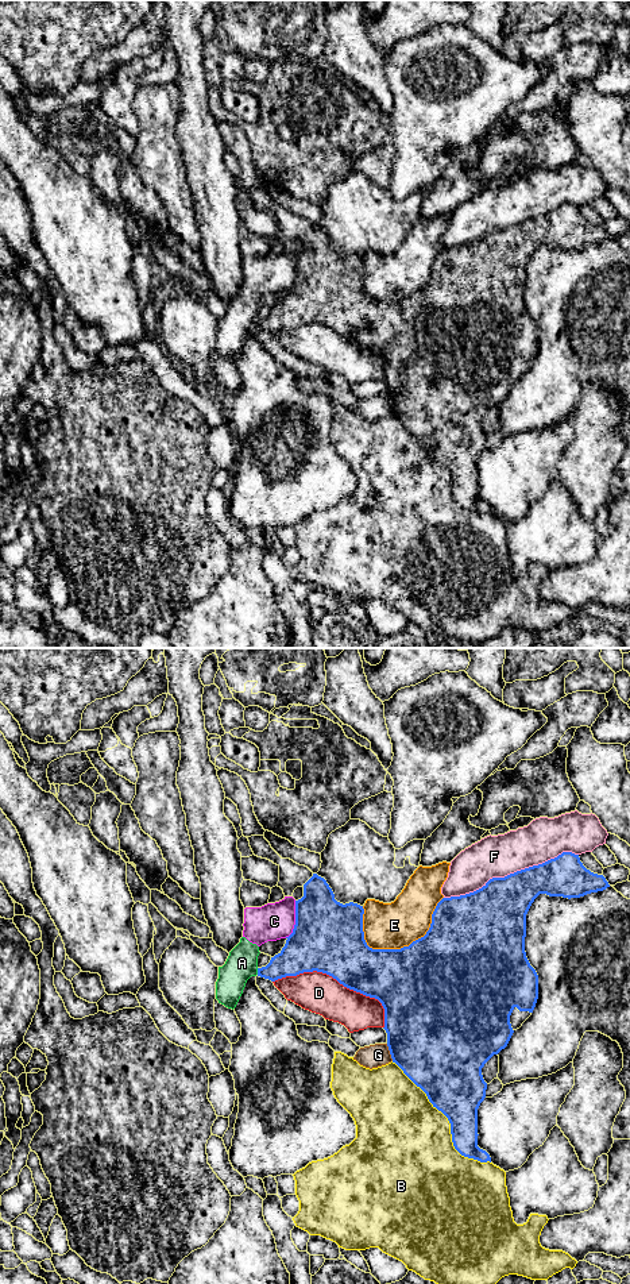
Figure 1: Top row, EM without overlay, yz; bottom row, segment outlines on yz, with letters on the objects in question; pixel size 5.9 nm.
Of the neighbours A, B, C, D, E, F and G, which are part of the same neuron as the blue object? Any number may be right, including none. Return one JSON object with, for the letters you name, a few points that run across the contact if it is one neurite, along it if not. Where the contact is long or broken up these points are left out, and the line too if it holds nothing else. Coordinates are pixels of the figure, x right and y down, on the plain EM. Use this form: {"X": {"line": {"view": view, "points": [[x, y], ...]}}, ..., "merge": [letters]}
{"merge": []}

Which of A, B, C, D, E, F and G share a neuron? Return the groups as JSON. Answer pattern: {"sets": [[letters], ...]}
{"sets": [["A", "C"], ["B"], ["D"], ["E"], ["F"], ["G"]]}

